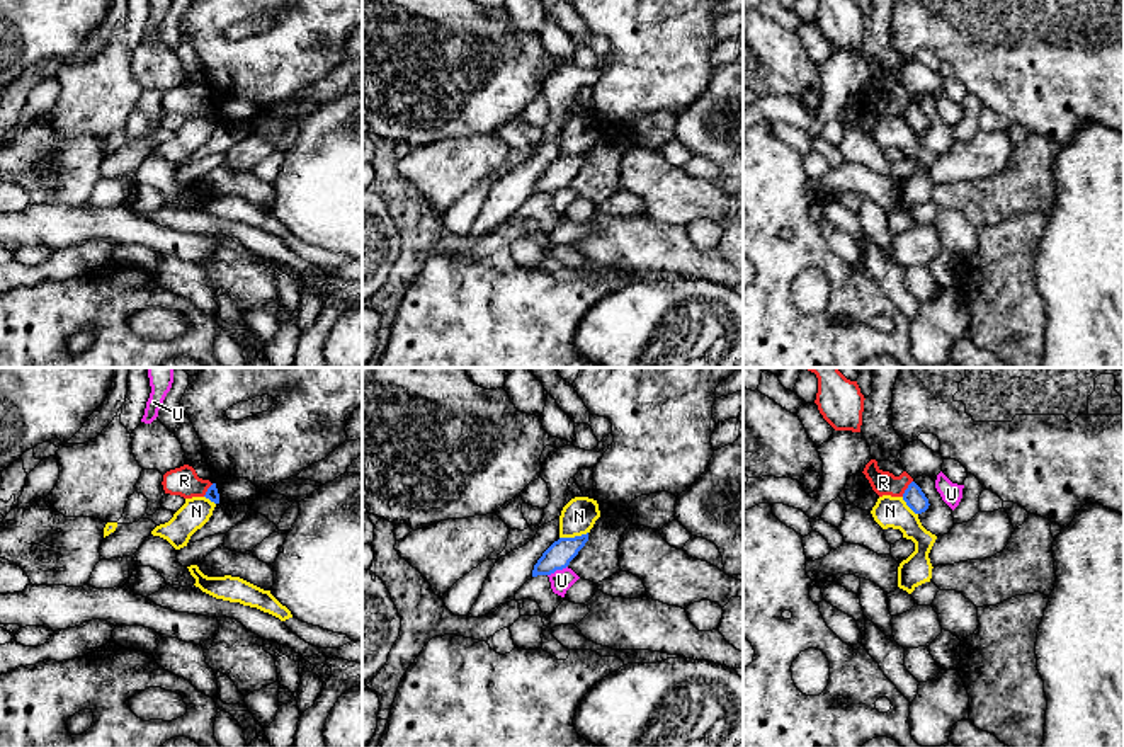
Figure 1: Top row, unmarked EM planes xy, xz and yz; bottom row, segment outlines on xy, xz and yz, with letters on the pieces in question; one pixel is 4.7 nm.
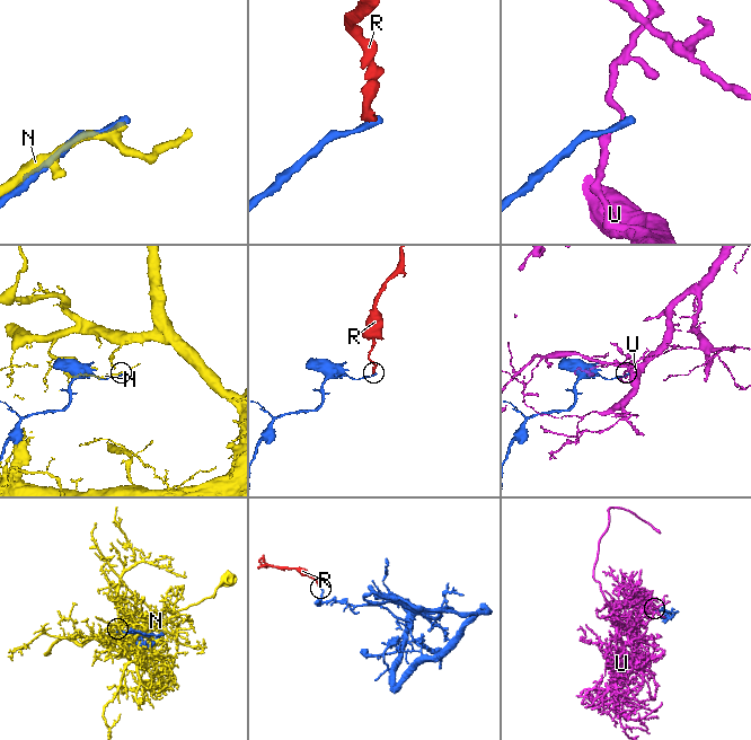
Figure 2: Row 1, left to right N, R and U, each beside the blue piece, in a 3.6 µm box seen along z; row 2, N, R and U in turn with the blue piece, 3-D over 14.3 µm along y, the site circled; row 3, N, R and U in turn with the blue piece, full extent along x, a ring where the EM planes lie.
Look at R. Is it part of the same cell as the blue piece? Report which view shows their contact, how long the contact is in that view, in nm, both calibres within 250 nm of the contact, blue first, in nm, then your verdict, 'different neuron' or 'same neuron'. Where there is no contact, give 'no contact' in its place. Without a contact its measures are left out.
contact in yz; length 90 nm; calibres 100 and 110 nm; different neuron

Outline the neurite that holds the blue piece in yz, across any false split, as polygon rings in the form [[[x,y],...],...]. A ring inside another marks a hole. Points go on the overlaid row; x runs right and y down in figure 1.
[[[911,482],[908,485],[908,488],[903,493],[903,500],[906,502],[906,505],[915,512],[915,514],[922,514],[928,509],[928,499],[925,497],[925,493],[922,492],[922,488]]]

